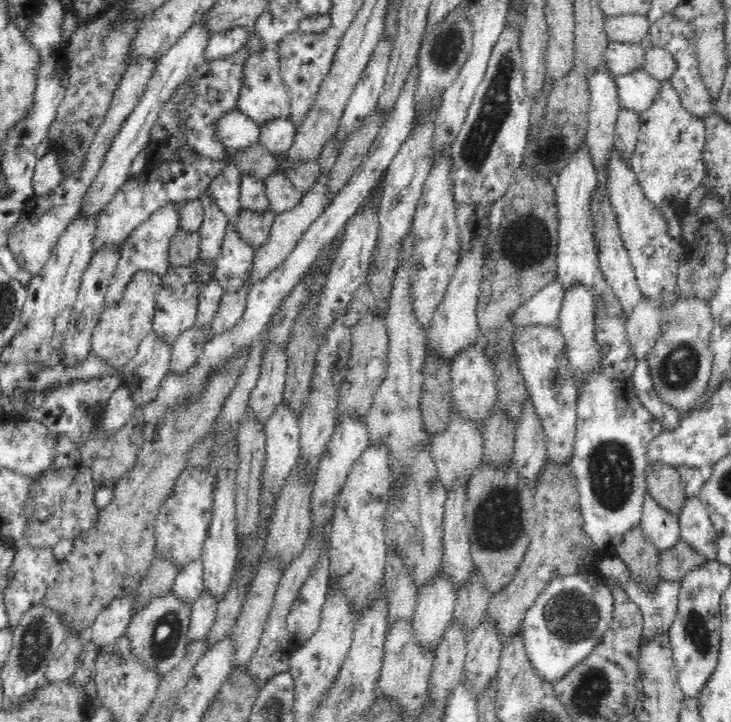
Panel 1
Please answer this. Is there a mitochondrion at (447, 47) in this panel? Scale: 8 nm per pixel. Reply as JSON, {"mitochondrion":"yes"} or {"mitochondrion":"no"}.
{"mitochondrion":"yes"}

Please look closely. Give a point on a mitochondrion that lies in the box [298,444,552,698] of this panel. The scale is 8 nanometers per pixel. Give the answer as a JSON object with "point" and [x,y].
{"point":[497,520]}

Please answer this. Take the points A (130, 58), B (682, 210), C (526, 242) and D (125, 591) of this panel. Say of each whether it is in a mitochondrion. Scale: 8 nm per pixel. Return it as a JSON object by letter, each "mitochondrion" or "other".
{"A":"other","B":"other","C":"mitochondrion","D":"other"}

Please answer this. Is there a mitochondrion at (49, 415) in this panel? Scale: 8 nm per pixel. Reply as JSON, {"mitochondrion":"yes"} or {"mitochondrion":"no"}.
{"mitochondrion":"no"}

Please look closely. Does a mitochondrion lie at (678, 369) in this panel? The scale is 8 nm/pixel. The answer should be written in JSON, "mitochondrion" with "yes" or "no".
{"mitochondrion":"yes"}

